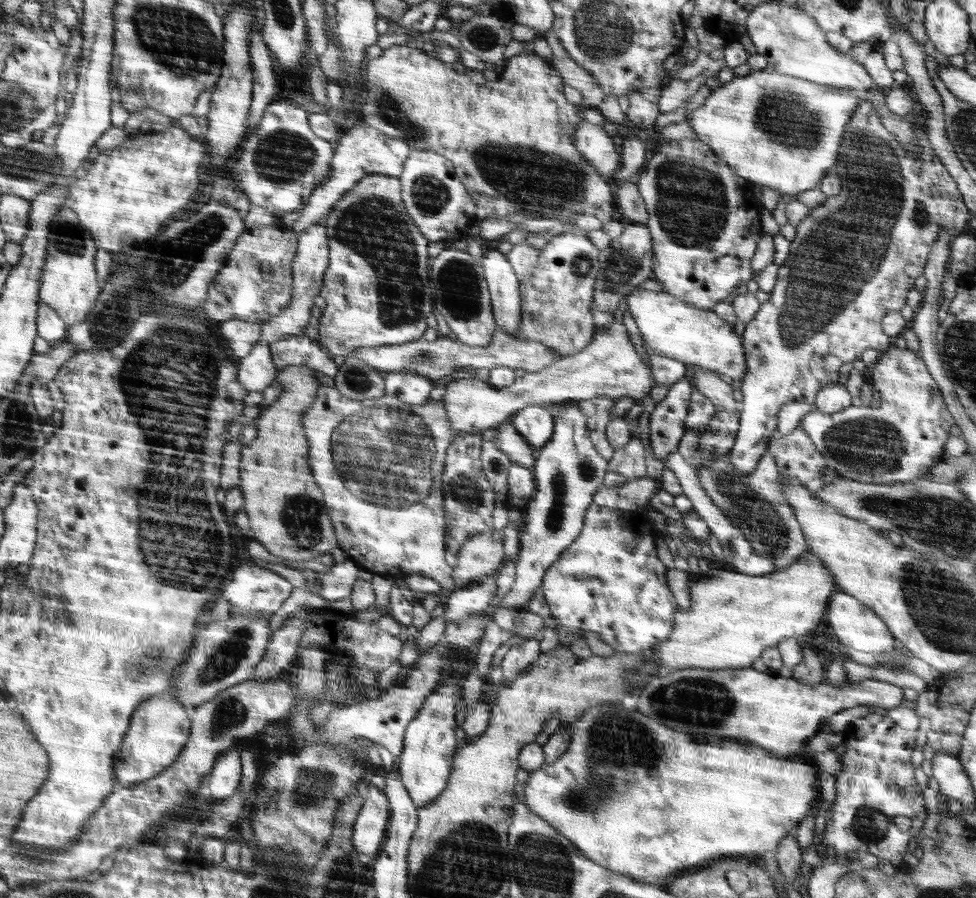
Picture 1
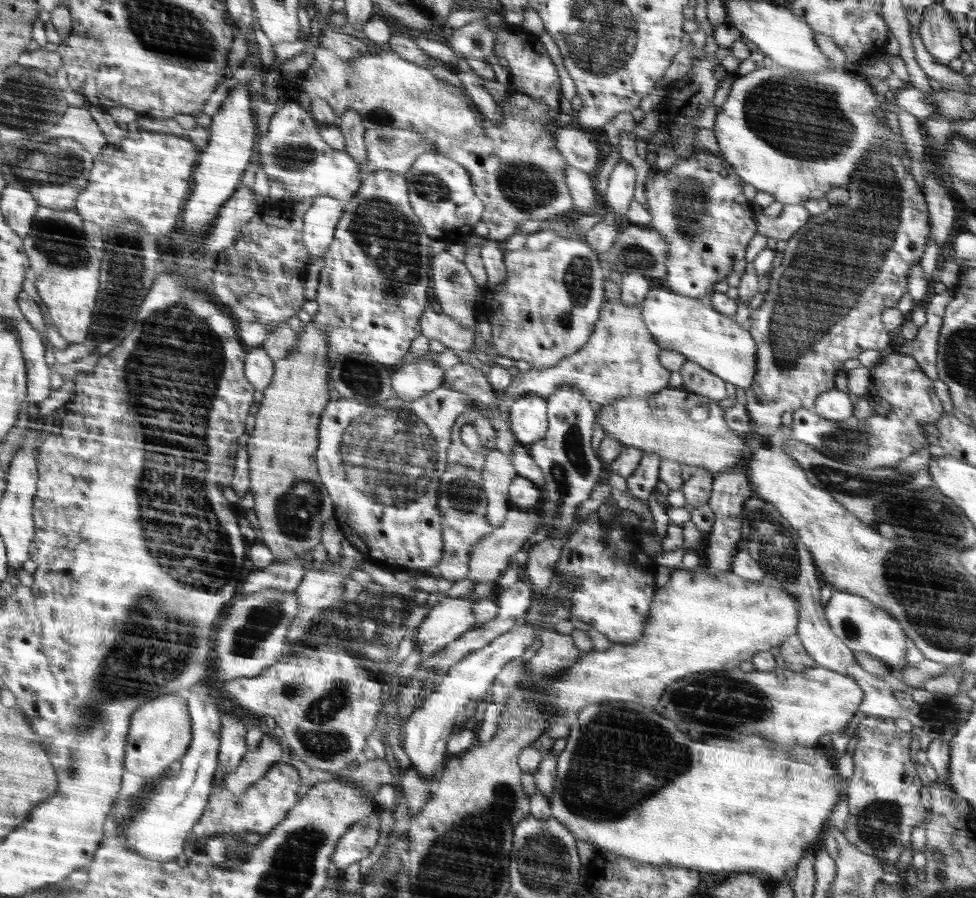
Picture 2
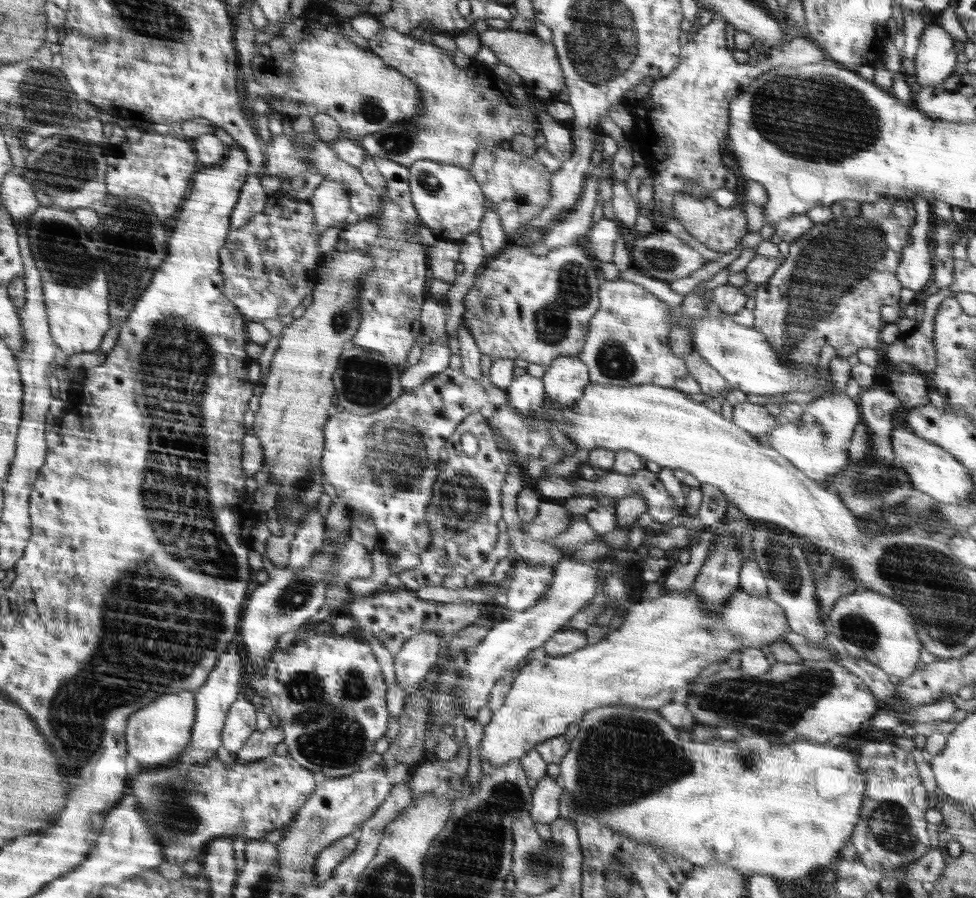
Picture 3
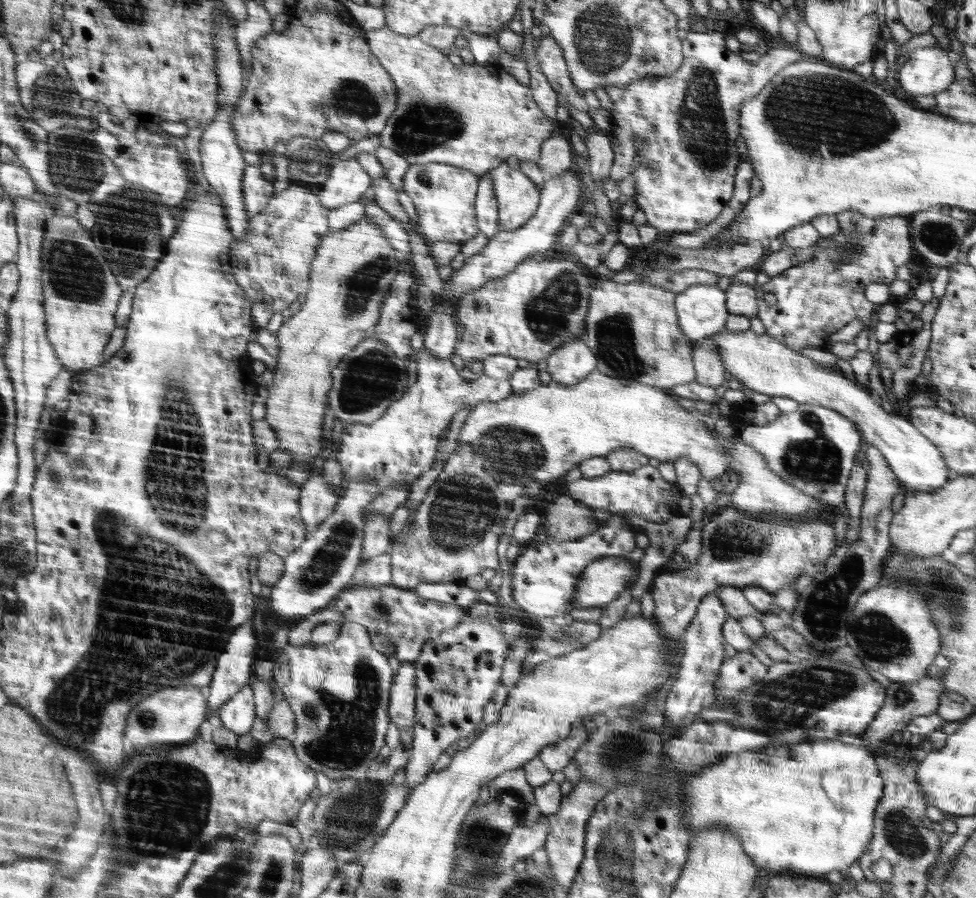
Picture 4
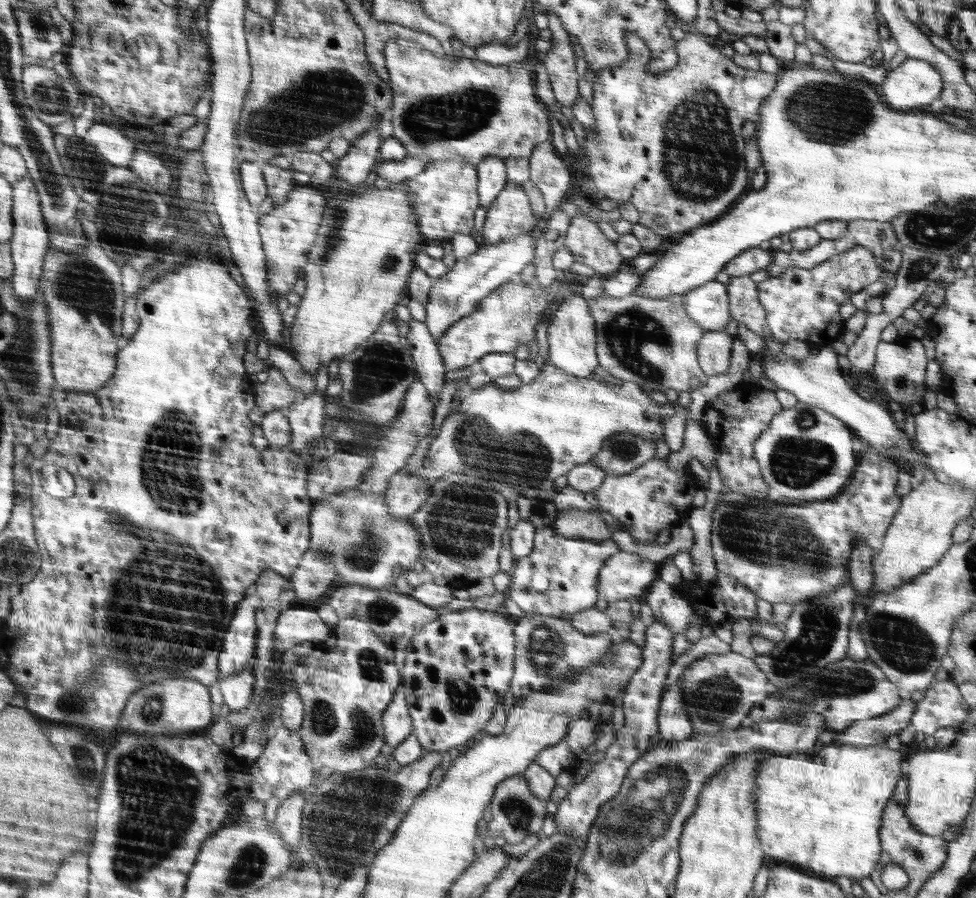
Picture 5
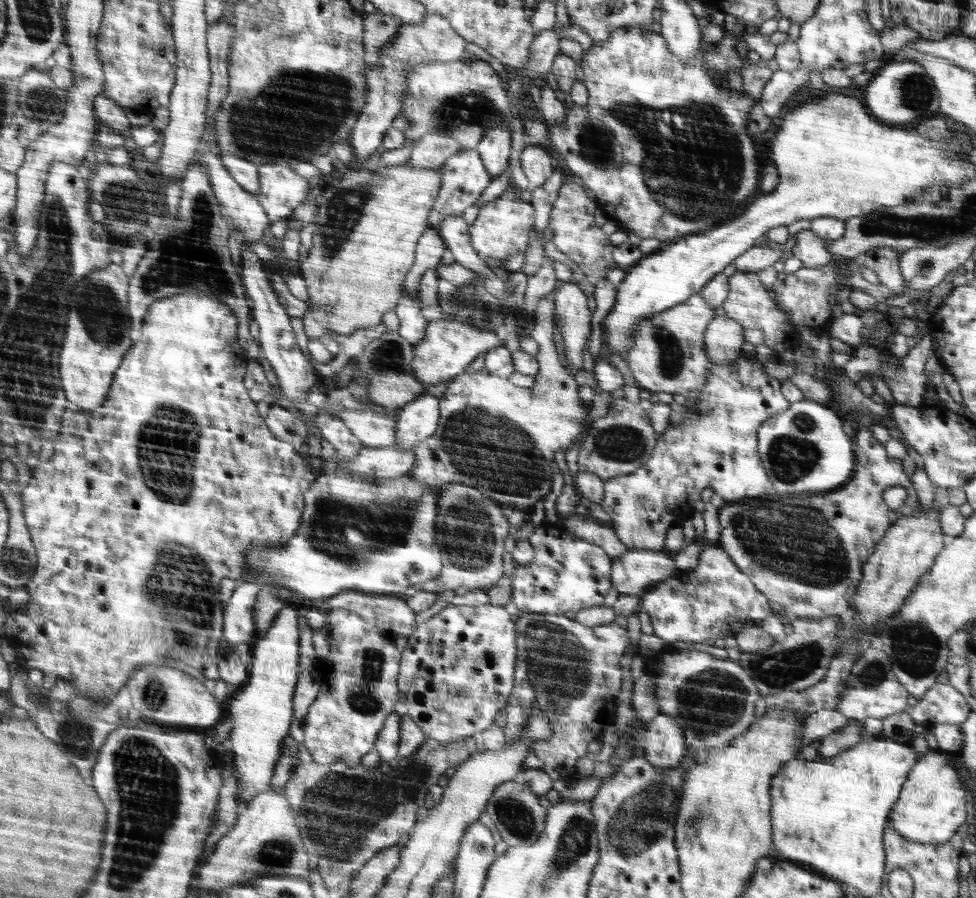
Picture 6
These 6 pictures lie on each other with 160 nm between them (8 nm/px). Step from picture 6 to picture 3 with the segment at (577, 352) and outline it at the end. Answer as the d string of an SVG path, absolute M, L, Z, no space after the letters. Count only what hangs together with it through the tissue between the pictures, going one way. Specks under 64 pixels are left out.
M564 355L545 369L542 380L552 407L565 409L584 396L590 383L589 368L578 355Z

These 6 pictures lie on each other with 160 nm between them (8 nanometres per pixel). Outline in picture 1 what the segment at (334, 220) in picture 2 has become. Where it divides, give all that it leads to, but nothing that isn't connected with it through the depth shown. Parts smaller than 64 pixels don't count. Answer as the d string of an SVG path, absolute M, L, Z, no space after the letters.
M327 217L318 221L318 226L310 226L297 241L297 256L293 261L293 298L290 299L290 306L282 311L270 321L264 321L261 325L259 341L272 344L281 338L292 335L304 334L304 328L308 324L311 315L311 309L315 305L314 299L319 295L323 285L325 270L329 265L329 238L326 238Z

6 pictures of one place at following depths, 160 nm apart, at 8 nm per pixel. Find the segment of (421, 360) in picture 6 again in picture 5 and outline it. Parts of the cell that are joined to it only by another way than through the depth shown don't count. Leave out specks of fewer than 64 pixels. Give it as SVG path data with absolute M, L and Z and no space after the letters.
M563 273L547 290L542 290L535 278L530 285L525 285L519 279L511 279L501 284L486 299L483 299L472 315L466 316L446 330L437 340L437 347L444 358L445 370L460 370L478 362L490 353L512 353L520 343L532 344L536 325L543 318L544 312L550 310L550 305L557 299L562 301L558 308L576 294L574 277Z

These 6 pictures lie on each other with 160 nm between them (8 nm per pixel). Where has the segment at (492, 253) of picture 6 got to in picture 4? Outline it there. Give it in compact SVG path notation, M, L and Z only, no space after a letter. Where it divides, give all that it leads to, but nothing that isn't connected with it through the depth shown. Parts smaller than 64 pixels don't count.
M507 162L488 173L492 178L492 190L498 204L498 229L521 229L534 217L538 206L538 190L520 168L510 167Z

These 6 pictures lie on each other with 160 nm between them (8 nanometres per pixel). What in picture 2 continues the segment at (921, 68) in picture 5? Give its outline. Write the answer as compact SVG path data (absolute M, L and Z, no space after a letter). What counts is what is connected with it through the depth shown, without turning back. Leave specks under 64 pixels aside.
M936 3L925 10L921 18L919 35L925 49L940 64L948 65L960 52L960 32L957 22L948 16L948 10Z

